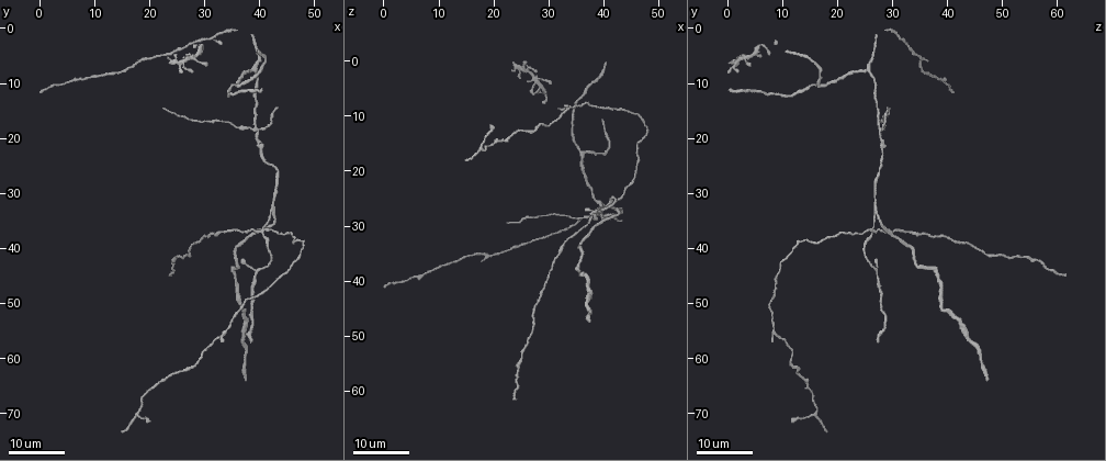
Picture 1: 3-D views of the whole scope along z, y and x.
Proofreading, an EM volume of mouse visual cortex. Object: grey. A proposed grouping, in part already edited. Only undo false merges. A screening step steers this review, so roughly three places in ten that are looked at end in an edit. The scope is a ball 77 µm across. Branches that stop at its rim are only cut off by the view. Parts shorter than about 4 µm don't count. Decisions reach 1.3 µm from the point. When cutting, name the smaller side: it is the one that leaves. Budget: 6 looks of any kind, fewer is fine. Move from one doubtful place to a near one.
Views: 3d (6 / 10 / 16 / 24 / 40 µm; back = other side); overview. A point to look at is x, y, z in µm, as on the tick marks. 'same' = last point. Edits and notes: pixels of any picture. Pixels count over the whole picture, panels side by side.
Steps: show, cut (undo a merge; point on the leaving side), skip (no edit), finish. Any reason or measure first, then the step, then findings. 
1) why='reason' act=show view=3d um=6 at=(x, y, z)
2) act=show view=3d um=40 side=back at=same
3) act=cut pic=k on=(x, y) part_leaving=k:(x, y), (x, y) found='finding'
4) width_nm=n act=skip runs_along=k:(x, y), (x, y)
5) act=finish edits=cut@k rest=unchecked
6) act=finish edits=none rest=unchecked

why='a fork' act=show view=3d um=24 at=(36.5, 10.5, 16.5)

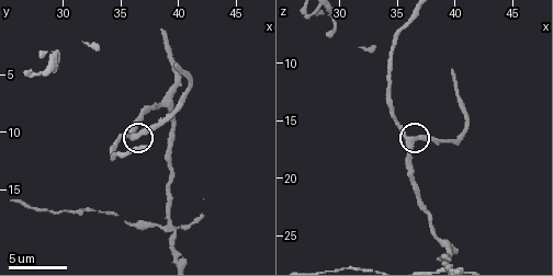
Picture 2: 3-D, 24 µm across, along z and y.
act=show view=3d um=6 at=same

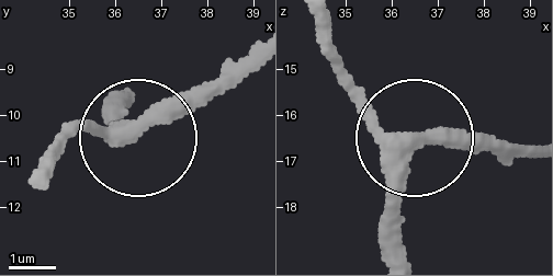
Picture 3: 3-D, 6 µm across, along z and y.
width_nm=320 act=skip runs_along=3:(396, 250), (396, 168), (407, 144), (478, 133), (509, 144) found='all the same neuron'

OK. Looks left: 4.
act=show view=3d um=24 at=(41.0, 36.5, 26.0)

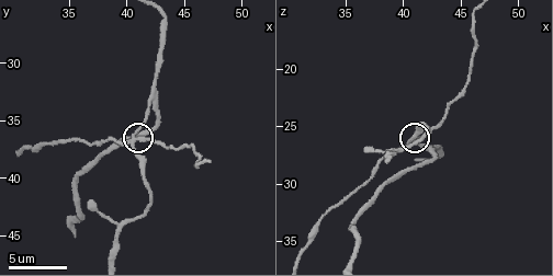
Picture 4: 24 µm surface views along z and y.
why='zoom in' act=show view=3d um=6 at=same

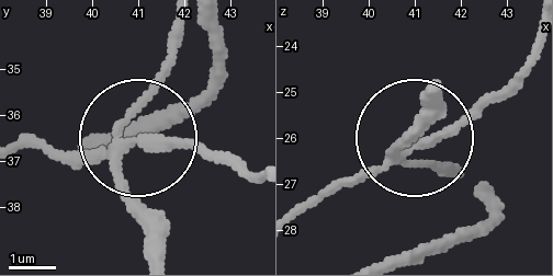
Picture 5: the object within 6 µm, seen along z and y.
act=show view=3d um=6 side=back at=same

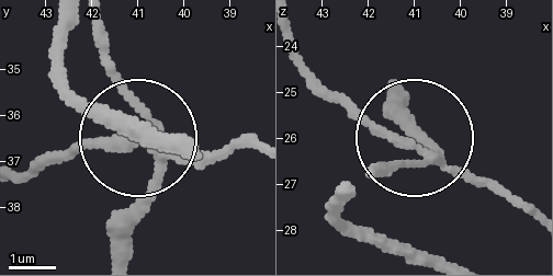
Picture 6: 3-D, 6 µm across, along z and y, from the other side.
width_nm=200 act=cut pic=6 on=(96, 146) part_leaving=6:(436, 154), (357, 119), (294, 48) found='two neurons meet here'

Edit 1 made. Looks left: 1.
why='three arms meet' act=show view=3d um=10 at=(38.6, 7.4, 25.2)

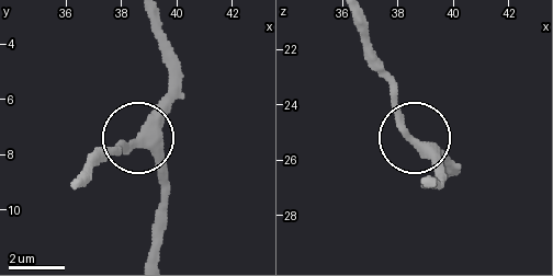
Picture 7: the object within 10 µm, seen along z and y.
act=skip runs_along=7:(160, 255), (160, 163), (154, 149), (135, 139), (92, 153) found='one neuron here'

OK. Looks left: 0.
act=finish edits=cut@6 rest=unchecked

